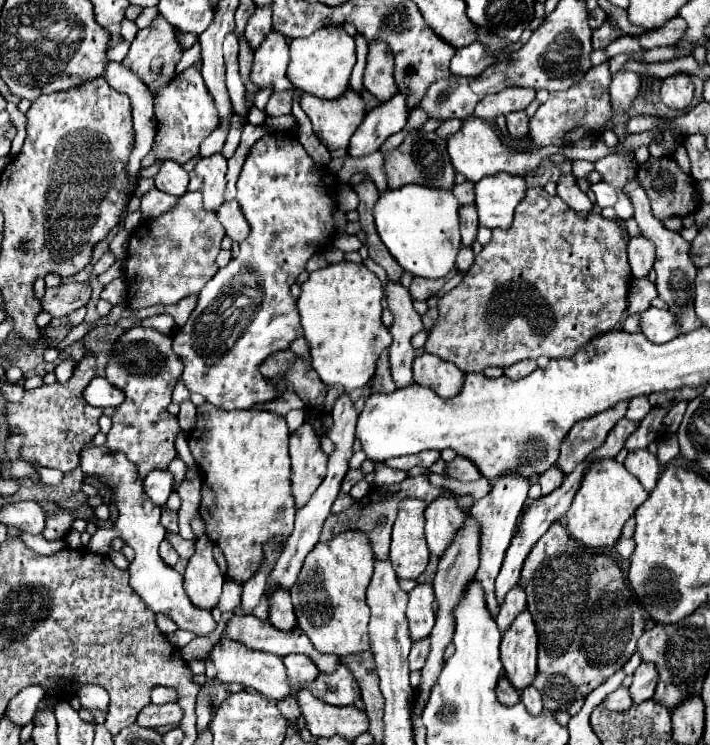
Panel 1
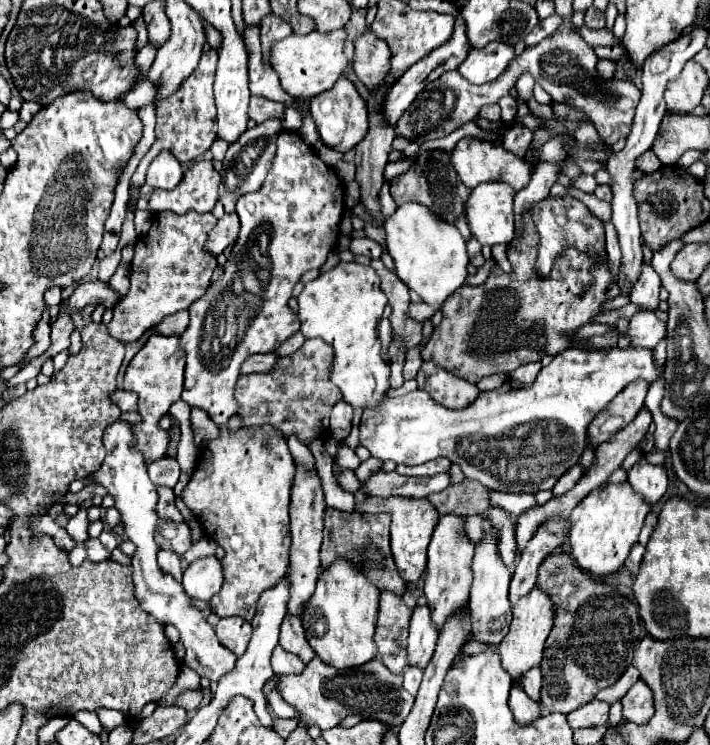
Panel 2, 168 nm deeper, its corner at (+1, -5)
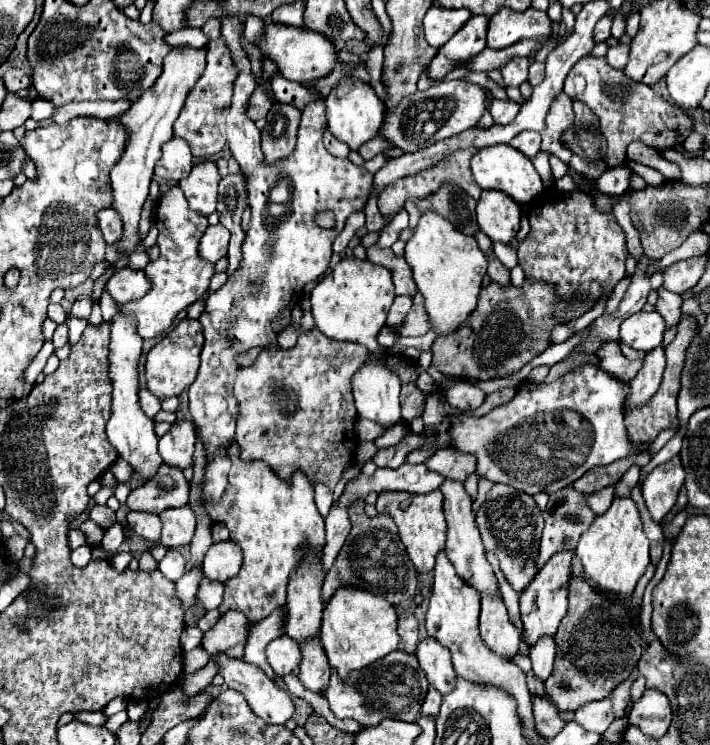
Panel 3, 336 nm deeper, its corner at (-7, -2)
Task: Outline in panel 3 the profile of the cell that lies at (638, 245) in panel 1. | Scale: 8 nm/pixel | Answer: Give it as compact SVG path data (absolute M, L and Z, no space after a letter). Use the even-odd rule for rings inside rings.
M664 287L658 289L658 295L660 295L660 299L658 299L658 303L656 303L656 311L664 317L666 329L670 329L670 327L678 325L678 321L680 321L680 315L682 315L682 311L680 311L680 307L682 307L682 297L676 295L676 293L666 291Z

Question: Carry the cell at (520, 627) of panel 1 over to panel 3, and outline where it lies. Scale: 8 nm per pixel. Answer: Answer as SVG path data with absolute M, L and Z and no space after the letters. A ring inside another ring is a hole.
M574 551L556 553L554 557L550 557L550 561L538 571L536 579L520 595L522 623L524 623L524 629L526 629L526 641L530 645L534 645L544 635L554 637L562 617L568 611L568 581L570 581L570 575L572 575L572 557L574 557Z

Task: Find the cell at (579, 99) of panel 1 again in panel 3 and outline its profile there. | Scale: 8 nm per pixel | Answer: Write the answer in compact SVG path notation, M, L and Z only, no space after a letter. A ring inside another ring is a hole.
M618 43L616 47L610 47L606 53L606 61L610 63L610 67L614 69L624 69L624 65L628 63L628 45Z

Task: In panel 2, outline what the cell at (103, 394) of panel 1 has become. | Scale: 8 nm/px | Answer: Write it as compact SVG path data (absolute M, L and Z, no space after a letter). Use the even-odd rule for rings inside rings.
M116 390L110 394L110 400L114 400L114 404L118 404L118 408L122 412L134 412L136 410L136 400L138 396L134 392L126 392L126 390Z

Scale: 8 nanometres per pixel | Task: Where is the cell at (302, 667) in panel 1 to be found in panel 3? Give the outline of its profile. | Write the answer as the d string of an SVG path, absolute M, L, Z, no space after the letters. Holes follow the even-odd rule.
M282 635L282 637L274 639L274 641L270 641L270 645L266 647L266 655L268 655L270 667L274 669L274 673L278 677L284 677L284 675L292 673L294 667L302 659L300 647L294 645L294 641L288 635Z

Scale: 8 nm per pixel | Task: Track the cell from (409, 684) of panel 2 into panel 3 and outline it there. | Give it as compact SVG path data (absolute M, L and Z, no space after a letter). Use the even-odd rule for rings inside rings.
M430 687L428 689L428 695L426 695L426 701L424 701L422 709L420 709L420 715L436 717L438 711L440 711L440 705L442 705L442 695L434 687Z

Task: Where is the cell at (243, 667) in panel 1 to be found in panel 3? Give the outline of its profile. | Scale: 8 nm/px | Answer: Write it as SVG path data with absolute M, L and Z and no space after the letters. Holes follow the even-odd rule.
M392 651L380 661L368 665L362 671L350 673L346 683L342 683L332 671L330 687L324 691L324 697L330 703L330 709L340 719L356 719L362 727L378 725L382 719L400 719L400 721L416 721L422 697L426 697L428 681L426 673L422 673L416 655L406 651Z

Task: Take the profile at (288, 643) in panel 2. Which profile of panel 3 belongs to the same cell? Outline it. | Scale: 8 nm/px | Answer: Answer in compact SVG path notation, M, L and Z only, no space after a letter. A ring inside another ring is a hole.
M318 639L302 641L300 651L302 651L302 665L298 679L308 691L322 693L322 689L326 689L330 681L330 665L322 645L318 643Z

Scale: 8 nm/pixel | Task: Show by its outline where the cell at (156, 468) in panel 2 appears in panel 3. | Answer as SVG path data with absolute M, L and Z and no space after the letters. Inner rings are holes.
M176 421L170 431L160 439L160 455L164 463L174 465L178 469L192 467L192 453L196 443L196 431L192 421Z

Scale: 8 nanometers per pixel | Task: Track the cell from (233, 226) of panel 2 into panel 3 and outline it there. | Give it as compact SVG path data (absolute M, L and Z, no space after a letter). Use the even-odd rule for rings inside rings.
M220 223L214 227L208 227L200 239L200 245L198 245L200 257L208 263L216 263L218 259L222 259L226 255L228 239L230 239L230 233Z

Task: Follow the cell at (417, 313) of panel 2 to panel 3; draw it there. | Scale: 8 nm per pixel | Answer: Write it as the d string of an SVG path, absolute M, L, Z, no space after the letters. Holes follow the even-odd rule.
M416 293L414 295L414 305L408 311L406 319L402 321L402 325L398 329L394 329L400 337L404 335L426 335L430 331L430 321L428 321L428 313L424 309L424 301L422 295Z

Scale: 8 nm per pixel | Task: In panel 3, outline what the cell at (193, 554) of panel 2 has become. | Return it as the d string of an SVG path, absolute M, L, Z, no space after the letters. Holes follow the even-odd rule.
M190 569L188 573L184 573L184 577L180 577L180 581L176 583L176 595L182 601L182 609L184 615L190 613L190 607L196 601L196 589L198 589L198 579L200 579L200 569Z

